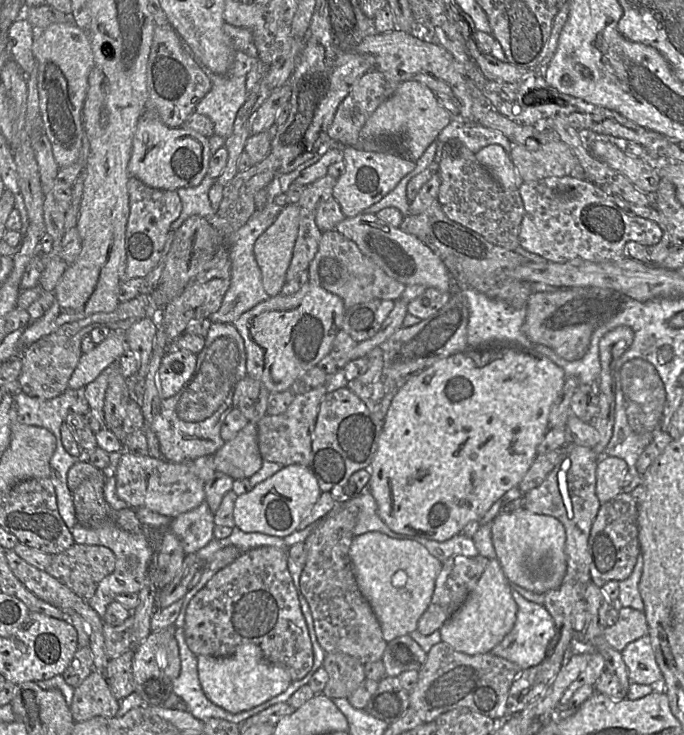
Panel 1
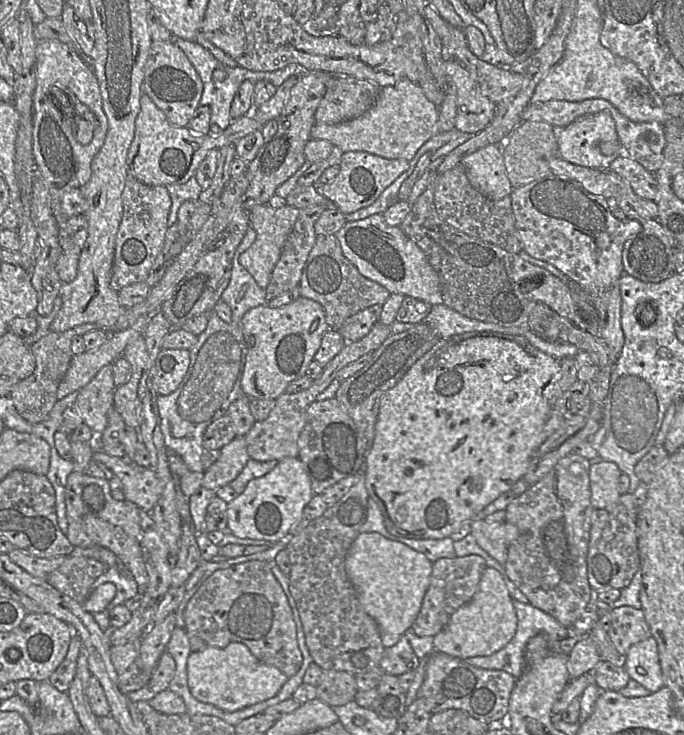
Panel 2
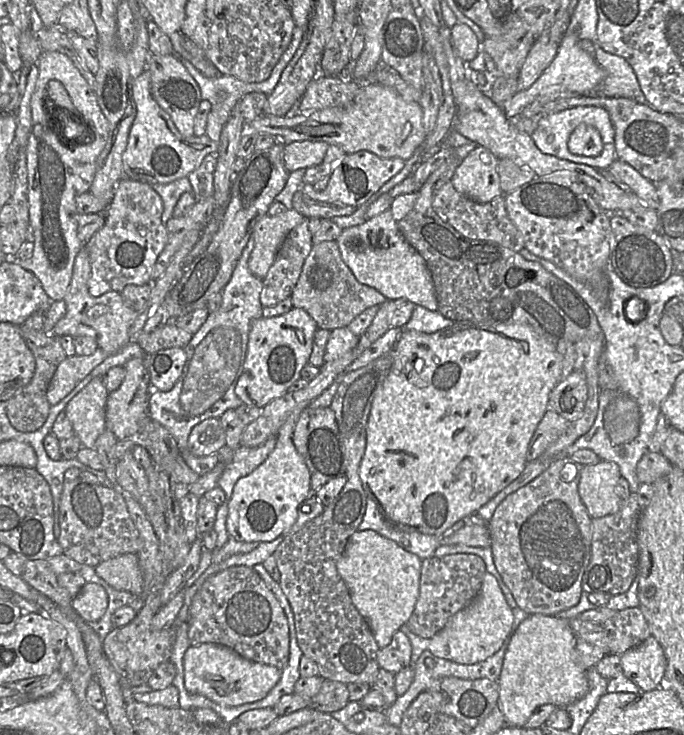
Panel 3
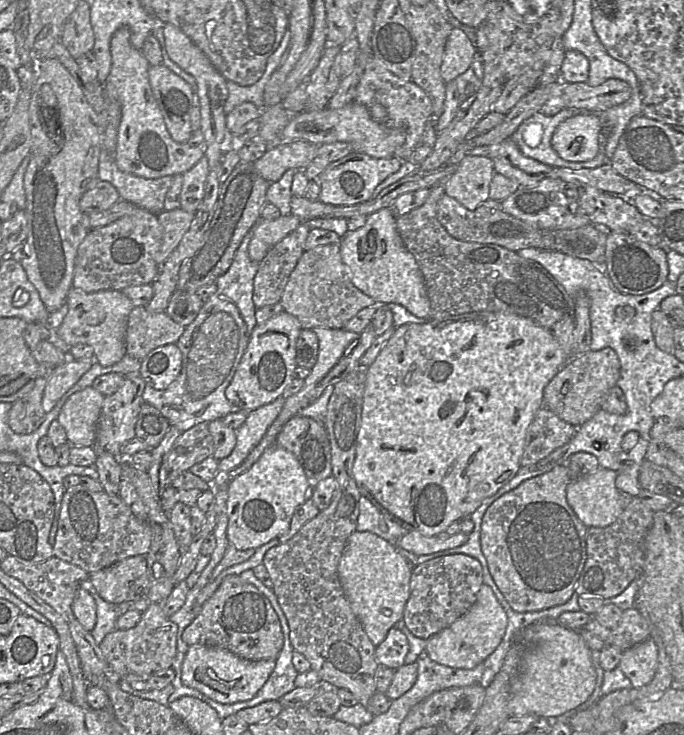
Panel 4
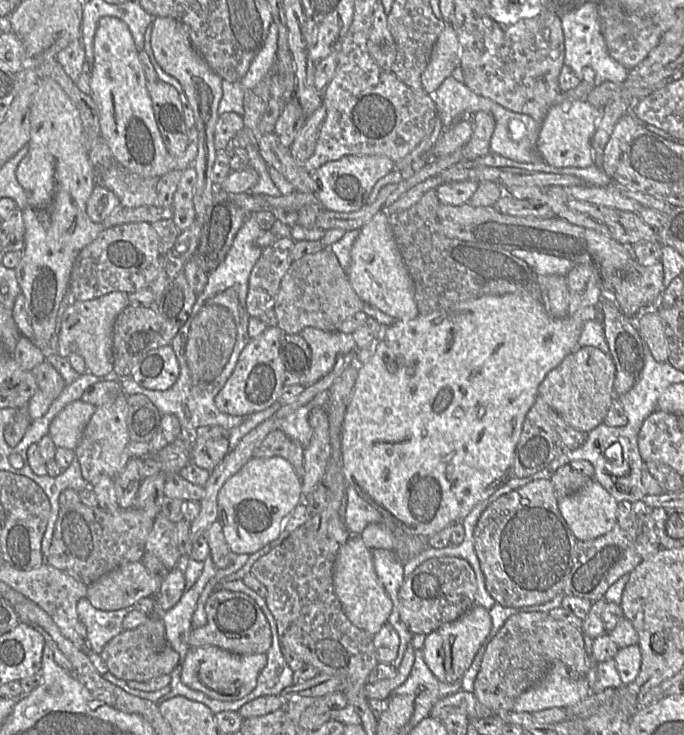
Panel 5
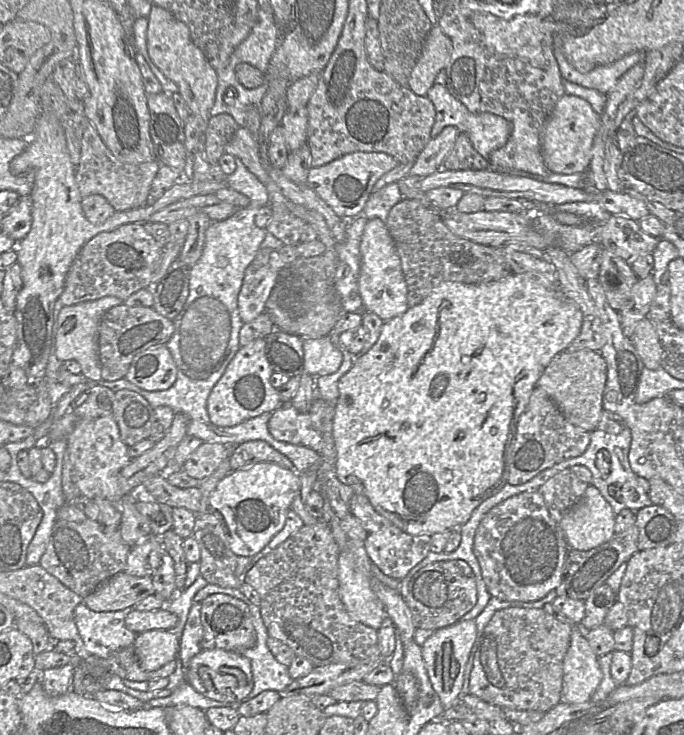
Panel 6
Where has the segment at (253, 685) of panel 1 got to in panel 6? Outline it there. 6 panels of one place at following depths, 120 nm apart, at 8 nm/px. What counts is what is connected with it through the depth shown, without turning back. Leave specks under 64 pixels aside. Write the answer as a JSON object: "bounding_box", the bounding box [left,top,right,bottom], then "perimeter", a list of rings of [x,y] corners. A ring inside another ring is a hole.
{"bounding_box":[186,649,253,705],"perimeter":[[[202,649],[187,665],[186,681],[206,698],[240,705],[253,688],[251,661],[243,654],[235,651]]]}

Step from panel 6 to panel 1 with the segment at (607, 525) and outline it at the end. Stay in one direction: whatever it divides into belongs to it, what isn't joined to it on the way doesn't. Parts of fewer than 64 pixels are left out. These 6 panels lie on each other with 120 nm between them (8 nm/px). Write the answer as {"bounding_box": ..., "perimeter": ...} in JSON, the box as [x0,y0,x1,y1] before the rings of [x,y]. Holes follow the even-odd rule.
{"bounding_box":[595,454,628,504],"perimeter":[[[606,454],[599,458],[595,490],[600,503],[604,504],[622,492],[621,481],[628,473],[628,465],[625,460]]]}

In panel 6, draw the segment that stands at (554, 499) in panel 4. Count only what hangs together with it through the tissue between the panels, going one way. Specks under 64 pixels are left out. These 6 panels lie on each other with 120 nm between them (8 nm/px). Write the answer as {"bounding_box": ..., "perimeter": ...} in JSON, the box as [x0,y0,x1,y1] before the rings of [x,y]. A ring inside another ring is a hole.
{"bounding_box":[473,491,569,601],"perimeter":[[[539,491],[516,494],[494,506],[480,521],[473,540],[473,553],[488,593],[504,601],[536,601],[555,590],[561,582],[569,549],[560,523],[550,516]]]}

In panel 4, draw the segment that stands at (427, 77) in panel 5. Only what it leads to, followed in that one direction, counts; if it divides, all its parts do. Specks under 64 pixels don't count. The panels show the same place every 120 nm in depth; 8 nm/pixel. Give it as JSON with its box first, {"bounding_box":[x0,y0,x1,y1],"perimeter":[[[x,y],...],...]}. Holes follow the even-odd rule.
{"bounding_box":[441,27,477,83],"perimeter":[[[454,27],[446,41],[441,76],[445,83],[464,73],[477,56],[474,42],[460,28]]]}

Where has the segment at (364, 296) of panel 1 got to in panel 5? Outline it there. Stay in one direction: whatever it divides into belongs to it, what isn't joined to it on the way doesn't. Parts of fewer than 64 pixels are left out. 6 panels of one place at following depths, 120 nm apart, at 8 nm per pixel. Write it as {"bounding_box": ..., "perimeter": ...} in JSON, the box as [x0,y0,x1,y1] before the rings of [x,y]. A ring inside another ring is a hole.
{"bounding_box":[273,247,364,334],"perimeter":[[[330,247],[307,254],[291,263],[283,276],[273,306],[277,325],[286,334],[299,334],[306,327],[338,331],[351,315],[363,309],[364,302],[353,290],[348,274]]]}

